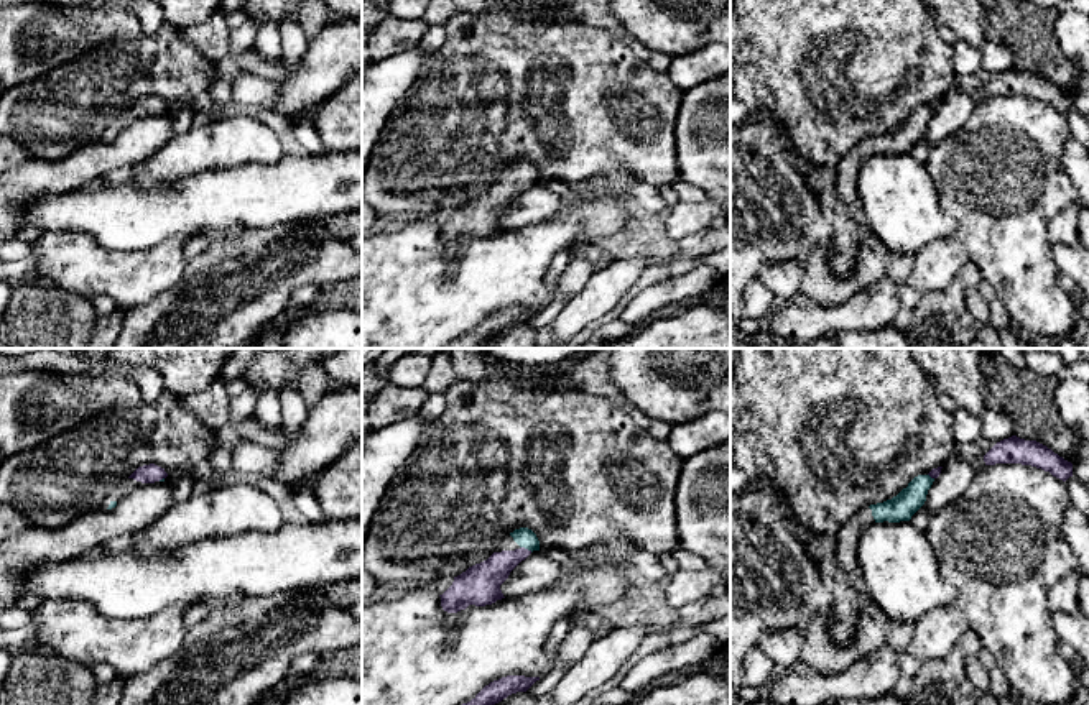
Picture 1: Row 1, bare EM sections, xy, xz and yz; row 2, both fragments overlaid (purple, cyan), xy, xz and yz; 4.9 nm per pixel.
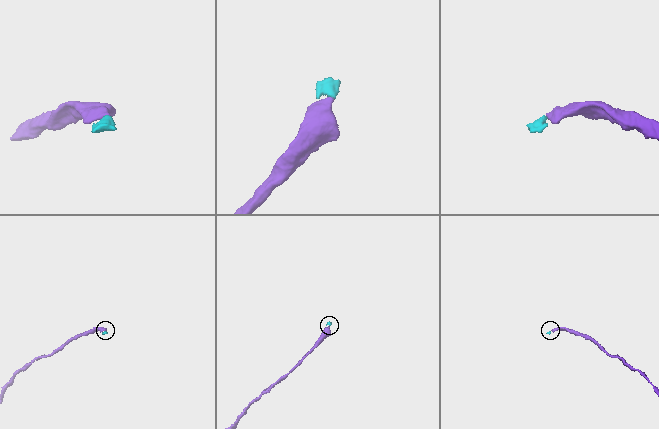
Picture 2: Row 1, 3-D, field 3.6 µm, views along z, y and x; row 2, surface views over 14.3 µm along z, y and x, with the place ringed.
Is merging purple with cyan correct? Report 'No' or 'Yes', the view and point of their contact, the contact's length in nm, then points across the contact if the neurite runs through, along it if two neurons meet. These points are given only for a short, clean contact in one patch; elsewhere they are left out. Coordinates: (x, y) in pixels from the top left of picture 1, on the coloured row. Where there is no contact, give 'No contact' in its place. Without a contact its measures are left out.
Yes. Touches purple at xz (527, 549). Shared border 70 nm. Path across: xz (486, 577), (500, 564), (527, 549), (525, 538)

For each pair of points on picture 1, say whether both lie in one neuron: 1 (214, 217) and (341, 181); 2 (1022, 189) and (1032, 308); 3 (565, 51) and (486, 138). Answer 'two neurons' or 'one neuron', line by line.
1: one neuron
2: one neuron
3: one neuron

